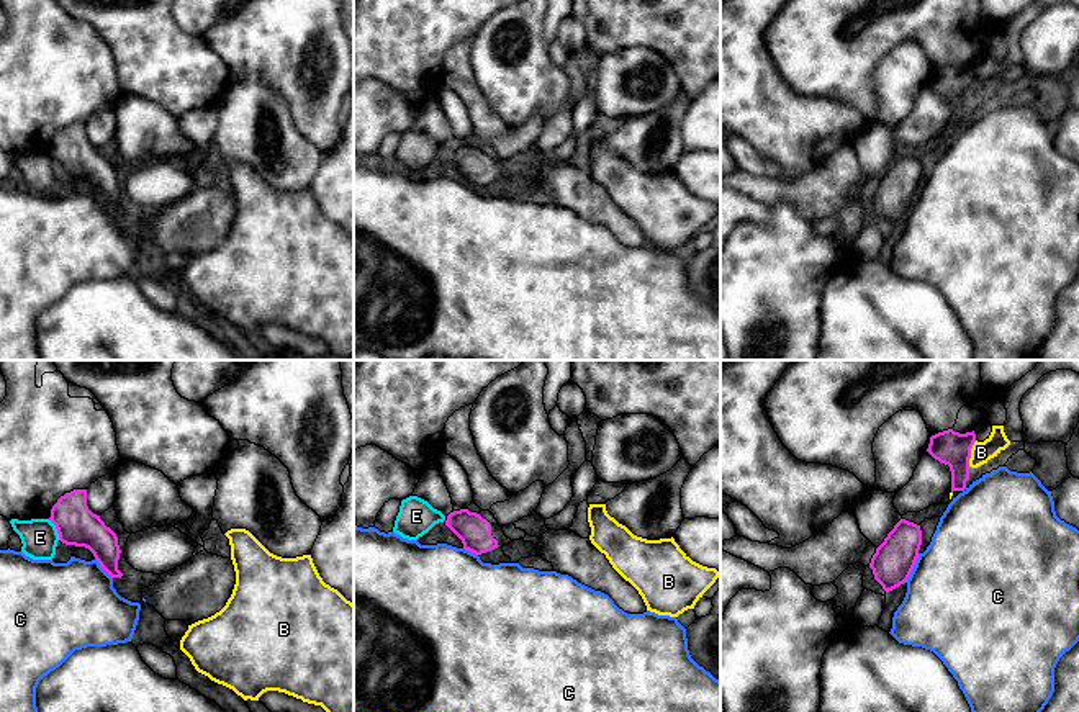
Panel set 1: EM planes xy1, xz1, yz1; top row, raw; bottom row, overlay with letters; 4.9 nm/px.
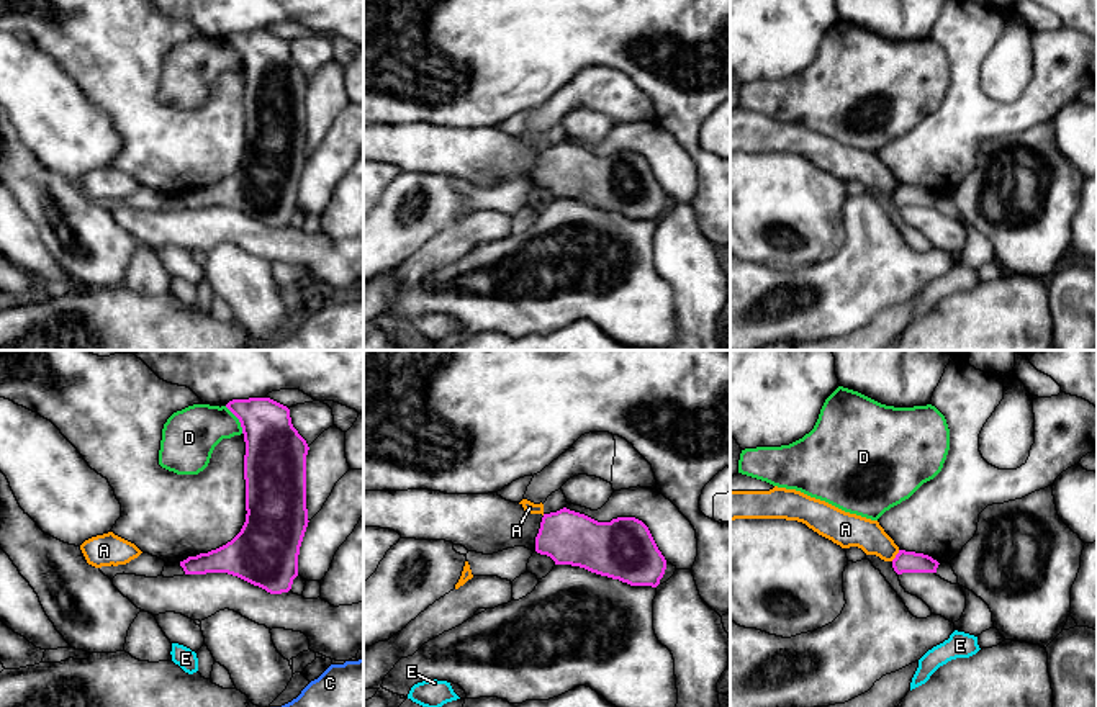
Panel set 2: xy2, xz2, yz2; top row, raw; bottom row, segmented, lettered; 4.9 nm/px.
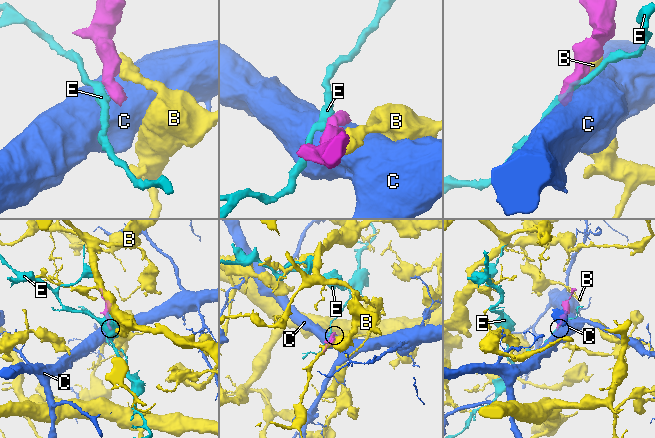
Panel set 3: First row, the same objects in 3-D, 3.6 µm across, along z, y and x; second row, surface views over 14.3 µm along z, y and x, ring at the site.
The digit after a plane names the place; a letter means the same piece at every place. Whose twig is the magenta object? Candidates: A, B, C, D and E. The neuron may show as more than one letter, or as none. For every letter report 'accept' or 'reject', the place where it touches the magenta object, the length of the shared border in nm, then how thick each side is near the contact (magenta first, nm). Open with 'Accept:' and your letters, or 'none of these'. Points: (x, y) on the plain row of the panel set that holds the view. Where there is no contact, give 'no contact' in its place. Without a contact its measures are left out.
Accept: none of these
A: reject | yz2 (896, 189) | 70 nm | 110/160 nm
B: reject | yz1 (970, 87) | 140 nm | 170/100 nm
C: reject | yz1 (912, 202) | 160 nm | 200/500 nm
D: reject | xy2 (238, 51) | 160 nm | 300/260 nm
E: reject | xy1 (56, 161) | 120 nm | 200/180 nm

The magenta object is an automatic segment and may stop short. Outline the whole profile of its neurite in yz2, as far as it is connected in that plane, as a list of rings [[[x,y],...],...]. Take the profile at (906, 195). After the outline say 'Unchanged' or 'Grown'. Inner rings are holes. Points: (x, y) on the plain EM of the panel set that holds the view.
[[[899,183],[892,193],[892,201],[897,208],[902,206],[937,206],[938,195],[928,188]]]. Unchanged

